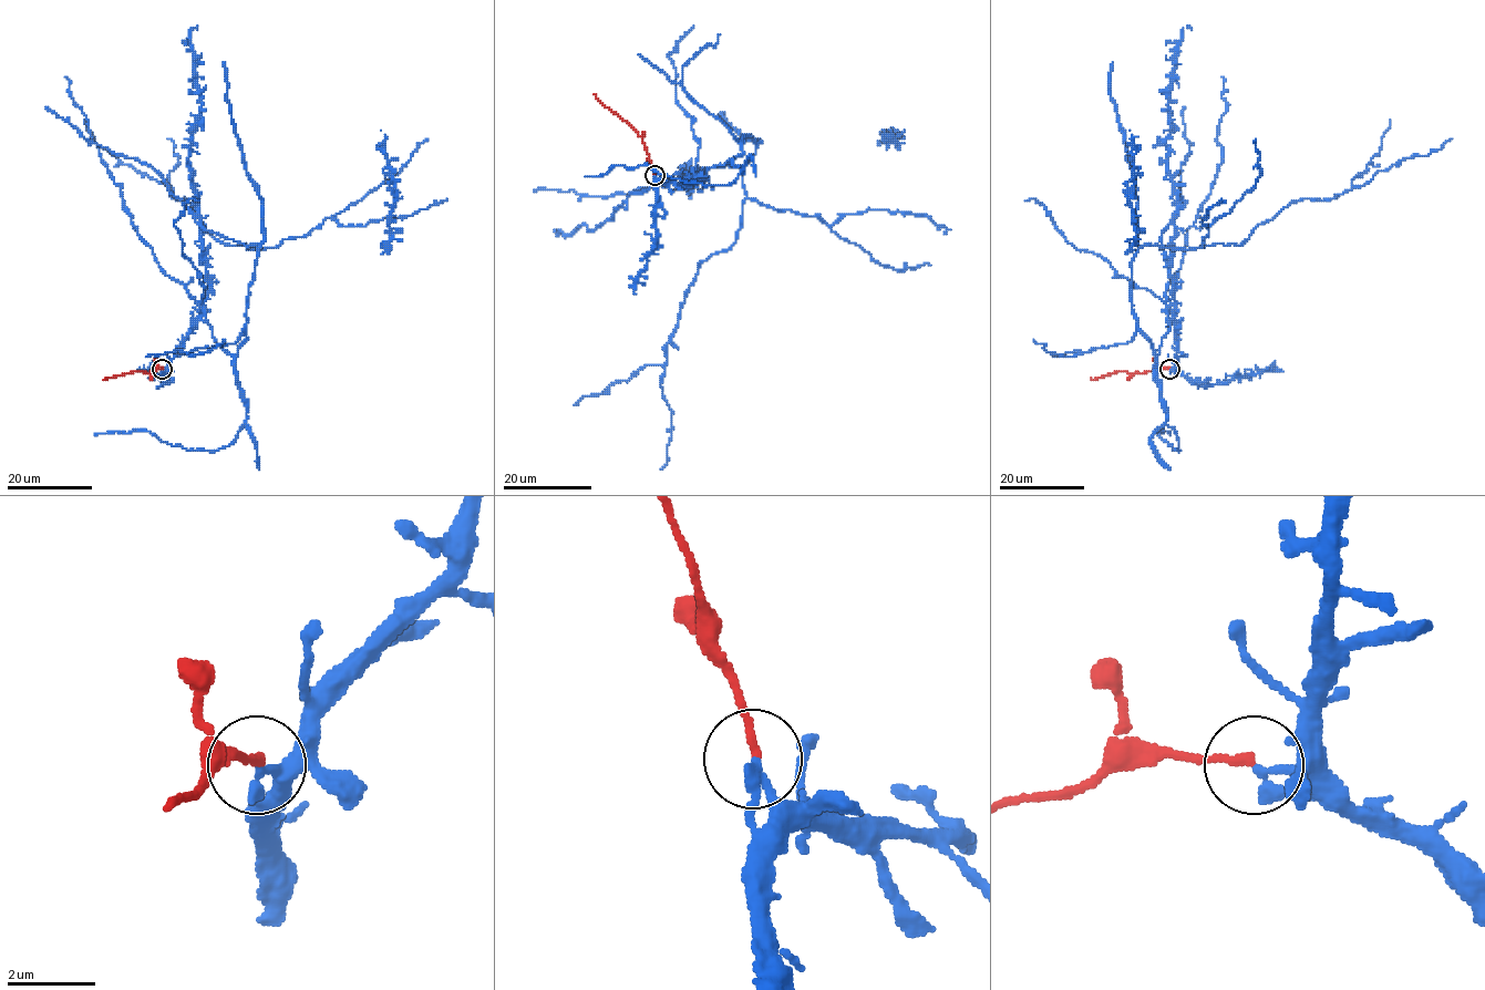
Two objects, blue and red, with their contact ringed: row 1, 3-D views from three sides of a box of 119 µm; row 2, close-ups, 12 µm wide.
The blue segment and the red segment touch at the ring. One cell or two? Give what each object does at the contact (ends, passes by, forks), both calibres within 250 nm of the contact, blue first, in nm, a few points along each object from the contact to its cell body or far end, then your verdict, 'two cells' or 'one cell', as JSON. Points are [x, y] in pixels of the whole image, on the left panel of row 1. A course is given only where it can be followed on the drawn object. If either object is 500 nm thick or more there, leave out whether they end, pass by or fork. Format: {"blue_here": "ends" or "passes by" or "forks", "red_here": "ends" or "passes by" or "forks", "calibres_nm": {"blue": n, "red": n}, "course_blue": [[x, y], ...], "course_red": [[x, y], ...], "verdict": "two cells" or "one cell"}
{"blue_here": "passes by", "red_here": "ends", "calibres_nm": {"blue": 200, "red": 170}, "course_blue": [[162, 369], [209, 286], [193, 216], [249, 249], [217, 240], [171, 187], [100, 147], [83, 119]], "course_red": [[162, 369], [153, 373], [130, 372], [104, 378]], "verdict": "two cells"}

